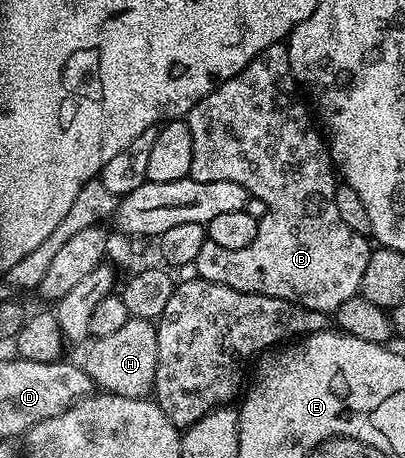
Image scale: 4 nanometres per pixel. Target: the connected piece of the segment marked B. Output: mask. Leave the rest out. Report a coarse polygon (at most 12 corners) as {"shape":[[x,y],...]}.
{"shape":[[283,43],[197,101],[190,178],[268,212],[198,278],[338,311],[373,247]]}

